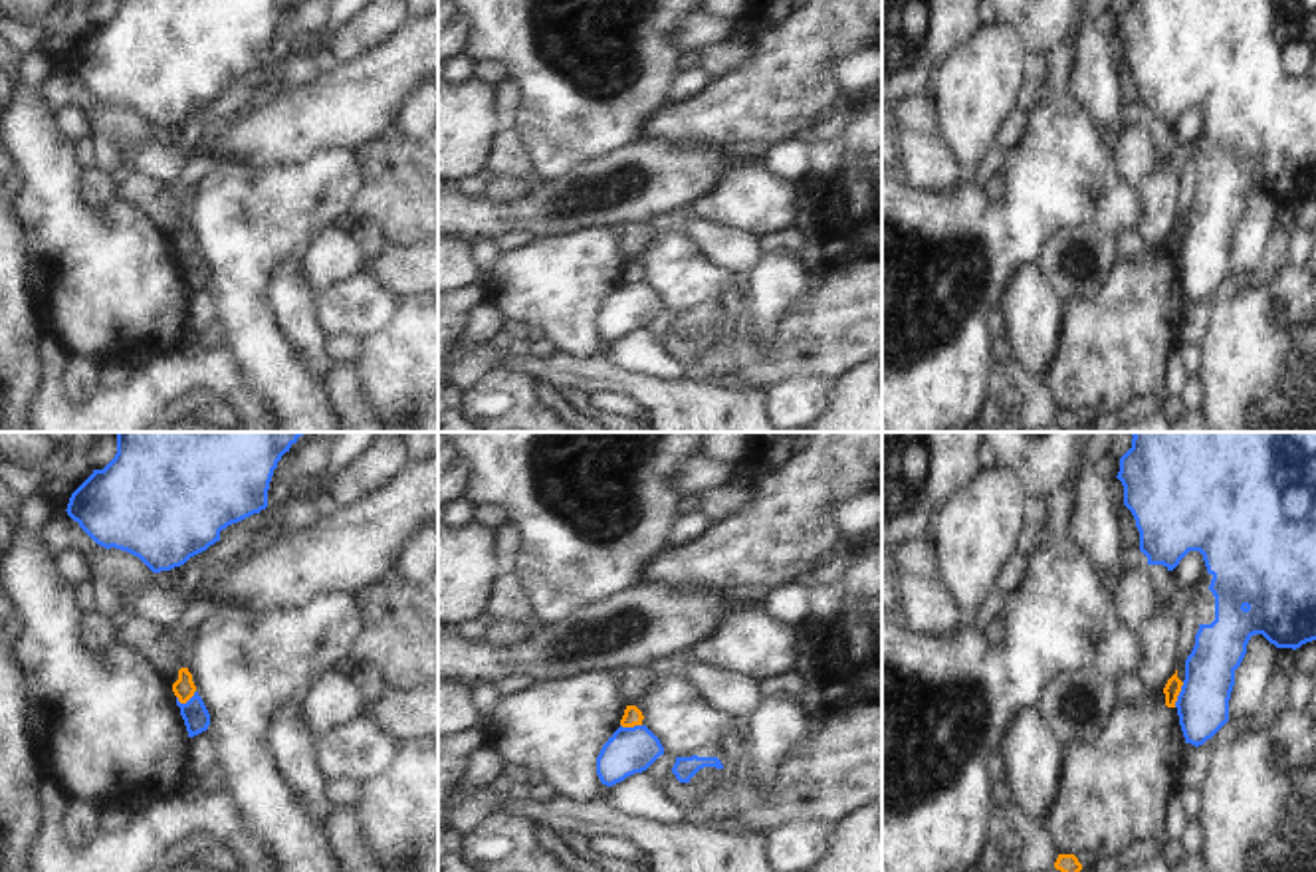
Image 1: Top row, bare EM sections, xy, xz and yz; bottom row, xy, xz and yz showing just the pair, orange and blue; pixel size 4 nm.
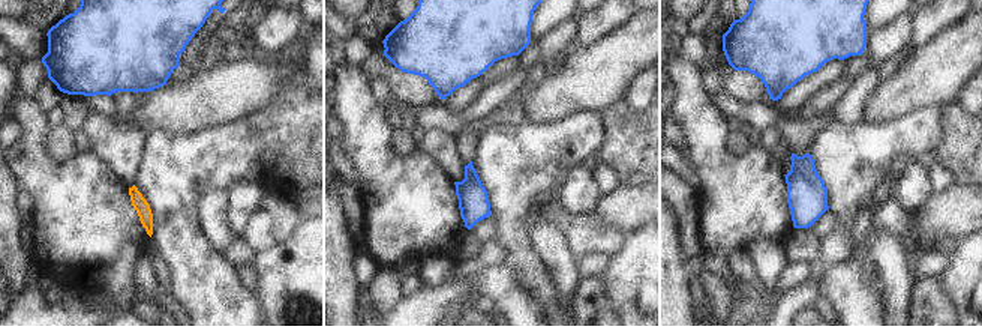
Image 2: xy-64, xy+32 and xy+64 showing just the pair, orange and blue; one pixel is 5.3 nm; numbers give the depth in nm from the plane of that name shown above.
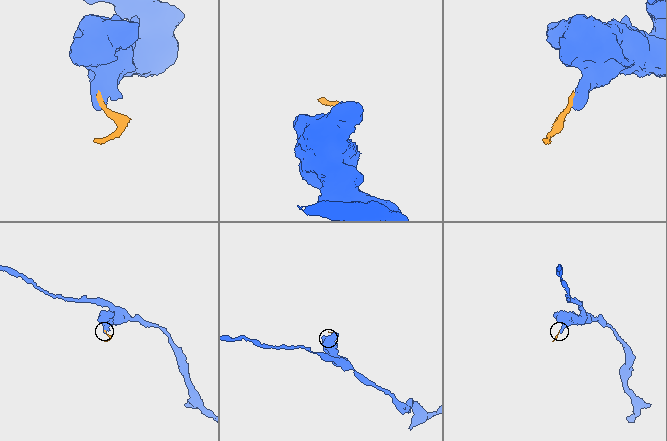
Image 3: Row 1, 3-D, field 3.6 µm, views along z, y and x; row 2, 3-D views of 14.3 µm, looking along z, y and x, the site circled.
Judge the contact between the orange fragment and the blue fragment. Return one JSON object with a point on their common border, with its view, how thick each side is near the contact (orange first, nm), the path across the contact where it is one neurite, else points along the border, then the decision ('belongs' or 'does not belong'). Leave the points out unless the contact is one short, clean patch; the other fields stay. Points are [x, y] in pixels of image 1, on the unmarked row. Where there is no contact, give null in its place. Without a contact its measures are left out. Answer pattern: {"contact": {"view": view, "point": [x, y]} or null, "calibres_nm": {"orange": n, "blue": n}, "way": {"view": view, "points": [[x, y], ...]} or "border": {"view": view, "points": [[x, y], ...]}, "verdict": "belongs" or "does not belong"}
{"contact": {"view": "yz", "point": [1178, 250]}, "calibres_nm": {"orange": 70, "blue": 200}, "border": {"view": "yz", "points": [[1184, 238], [1174, 262]]}, "verdict": "does not belong"}

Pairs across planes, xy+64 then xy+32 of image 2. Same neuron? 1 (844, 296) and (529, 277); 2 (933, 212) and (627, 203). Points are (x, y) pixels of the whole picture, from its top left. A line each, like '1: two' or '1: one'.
1: two
2: one

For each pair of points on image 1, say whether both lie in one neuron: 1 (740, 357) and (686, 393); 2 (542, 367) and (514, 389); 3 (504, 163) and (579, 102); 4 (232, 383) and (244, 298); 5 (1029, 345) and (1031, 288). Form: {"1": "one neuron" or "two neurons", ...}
{"1": "two neurons", "2": "two neurons", "3": "two neurons", "4": "two neurons", "5": "one neuron"}

